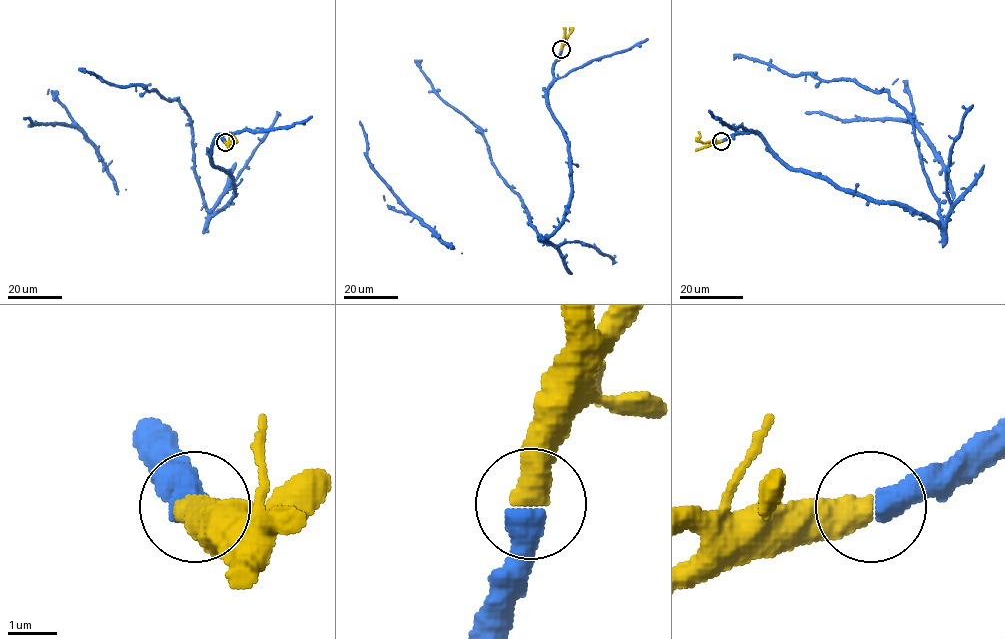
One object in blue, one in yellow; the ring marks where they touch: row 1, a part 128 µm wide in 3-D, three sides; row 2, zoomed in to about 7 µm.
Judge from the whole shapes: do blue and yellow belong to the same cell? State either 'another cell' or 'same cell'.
same cell

